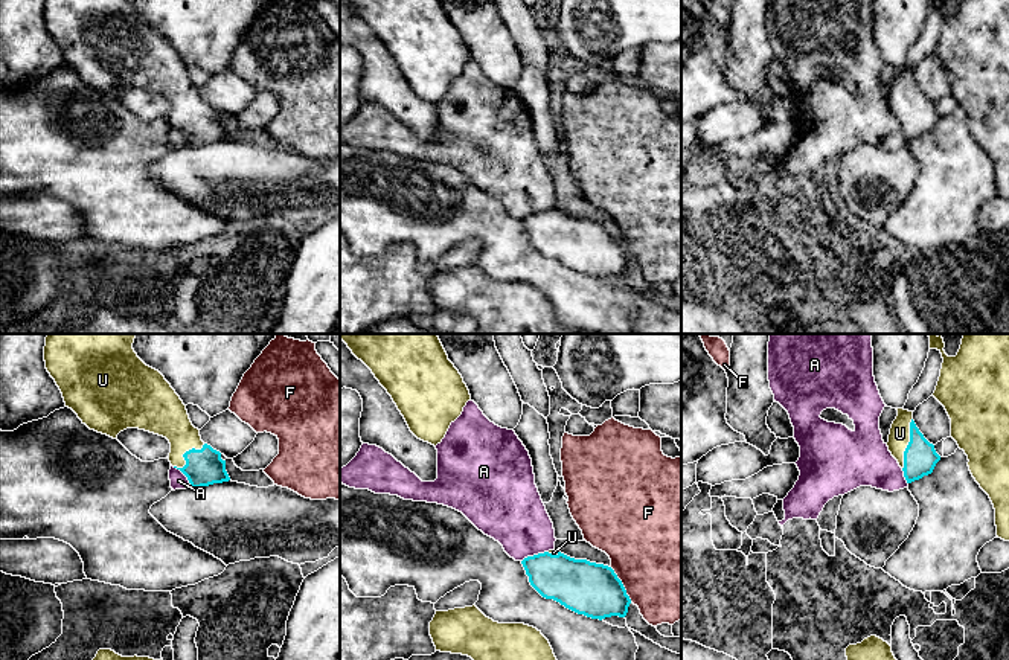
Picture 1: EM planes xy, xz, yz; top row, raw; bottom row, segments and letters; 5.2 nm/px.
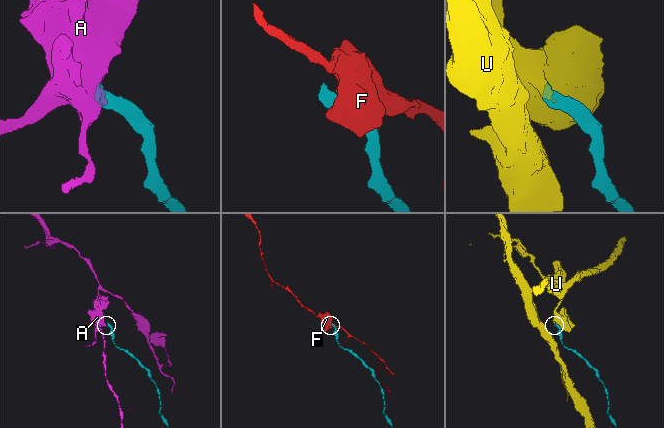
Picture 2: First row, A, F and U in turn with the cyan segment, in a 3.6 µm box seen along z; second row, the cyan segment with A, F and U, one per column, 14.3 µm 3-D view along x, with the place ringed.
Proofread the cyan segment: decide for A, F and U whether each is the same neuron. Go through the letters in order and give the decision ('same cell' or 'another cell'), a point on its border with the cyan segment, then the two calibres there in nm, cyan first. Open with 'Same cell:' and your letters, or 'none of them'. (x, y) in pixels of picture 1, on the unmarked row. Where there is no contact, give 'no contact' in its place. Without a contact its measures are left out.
Same cell: U
A: another cell; contact xz (534, 214); calibres 260 and 320 nm
F: another cell; contact xz (622, 243); calibres 280 and 500 nm
U: same cell; contact yz (909, 102); calibres 180 and 110 nm

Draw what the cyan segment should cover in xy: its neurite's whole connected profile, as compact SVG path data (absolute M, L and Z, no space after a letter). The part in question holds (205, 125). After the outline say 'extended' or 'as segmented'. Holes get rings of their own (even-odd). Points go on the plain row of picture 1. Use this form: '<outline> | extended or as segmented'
M46 0L46 27L59 46L66 66L90 88L117 98L127 87L163 95L171 102L169 120L189 139L191 146L229 140L221 111L204 102L189 78L186 64L165 38L133 8L134 0Z | extended

